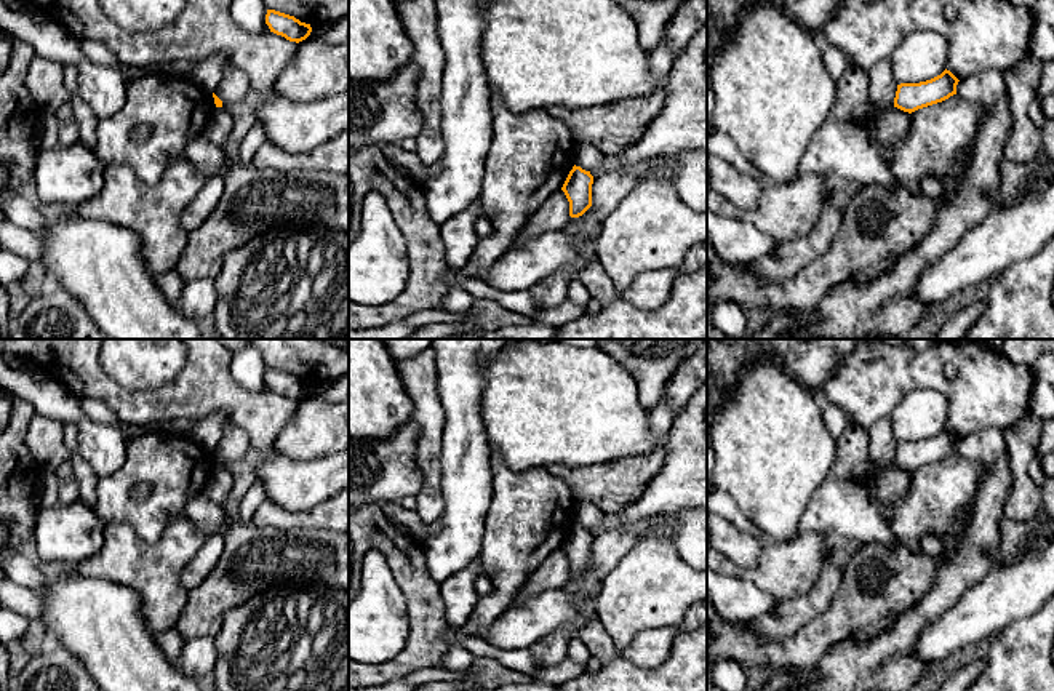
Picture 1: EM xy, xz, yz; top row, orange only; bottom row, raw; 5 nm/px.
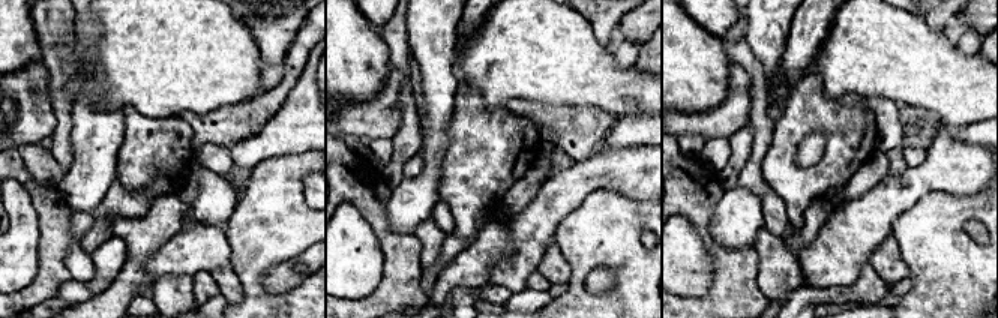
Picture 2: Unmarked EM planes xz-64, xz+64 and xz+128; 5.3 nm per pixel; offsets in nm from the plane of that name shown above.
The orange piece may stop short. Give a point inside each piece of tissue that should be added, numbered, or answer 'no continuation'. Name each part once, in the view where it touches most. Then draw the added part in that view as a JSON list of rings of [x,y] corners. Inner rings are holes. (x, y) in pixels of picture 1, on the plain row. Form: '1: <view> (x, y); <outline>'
no continuation

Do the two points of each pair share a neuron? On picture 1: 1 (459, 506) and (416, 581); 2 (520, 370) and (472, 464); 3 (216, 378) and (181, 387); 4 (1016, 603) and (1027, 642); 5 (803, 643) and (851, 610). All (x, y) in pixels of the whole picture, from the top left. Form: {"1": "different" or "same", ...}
{"1": "different", "2": "different", "3": "same", "4": "different", "5": "same"}

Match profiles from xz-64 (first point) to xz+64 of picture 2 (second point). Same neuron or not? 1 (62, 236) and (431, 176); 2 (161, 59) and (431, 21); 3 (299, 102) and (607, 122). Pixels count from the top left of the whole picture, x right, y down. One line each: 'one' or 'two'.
1: two
2: two
3: two

